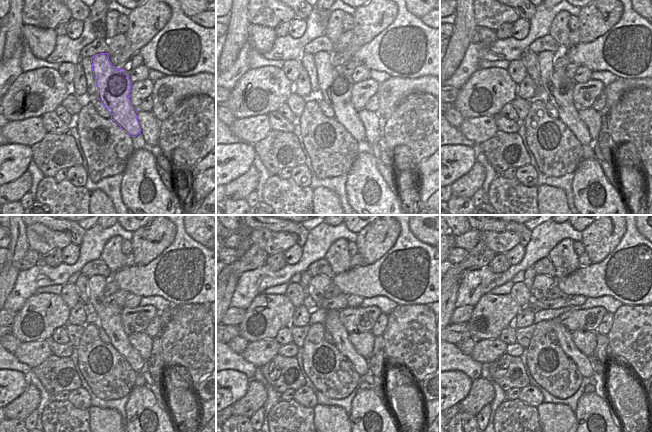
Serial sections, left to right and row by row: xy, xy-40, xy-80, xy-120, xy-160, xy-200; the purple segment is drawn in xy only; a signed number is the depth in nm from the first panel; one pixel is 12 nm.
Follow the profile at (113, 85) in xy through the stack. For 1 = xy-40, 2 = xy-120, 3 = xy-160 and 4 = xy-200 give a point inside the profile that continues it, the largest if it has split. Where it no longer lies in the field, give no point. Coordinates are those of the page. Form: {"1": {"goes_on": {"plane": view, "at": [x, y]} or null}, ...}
{"1": {"goes_on": {"plane": "xy-40", "at": [335, 89]}}, "2": {"goes_on": {"plane": "xy-120", "at": [109, 315]}}, "3": {"goes_on": {"plane": "xy-160", "at": [332, 323]}}, "4": {"goes_on": {"plane": "xy-200", "at": [583, 363]}}}

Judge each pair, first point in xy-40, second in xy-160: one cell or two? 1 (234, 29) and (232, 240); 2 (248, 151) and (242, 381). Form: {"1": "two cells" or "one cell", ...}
{"1": "two cells", "2": "one cell"}

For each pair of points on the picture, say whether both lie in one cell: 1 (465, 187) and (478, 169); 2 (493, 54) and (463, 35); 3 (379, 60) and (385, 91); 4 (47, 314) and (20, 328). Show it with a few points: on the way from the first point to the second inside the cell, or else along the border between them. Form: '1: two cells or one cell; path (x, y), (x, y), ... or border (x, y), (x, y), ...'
1: one cell; path (469, 183), (477, 173)
2: two cells; border (471, 41), (460, 63)
3: two cells; border (390, 76), (413, 78)
4: one cell; path (40, 316), (27, 326)

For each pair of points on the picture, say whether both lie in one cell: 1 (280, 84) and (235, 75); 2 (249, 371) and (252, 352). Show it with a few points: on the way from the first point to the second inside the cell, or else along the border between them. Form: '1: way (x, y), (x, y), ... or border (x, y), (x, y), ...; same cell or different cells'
1: border (249, 68), (230, 90); different cells
2: border (240, 354), (257, 367); different cells

